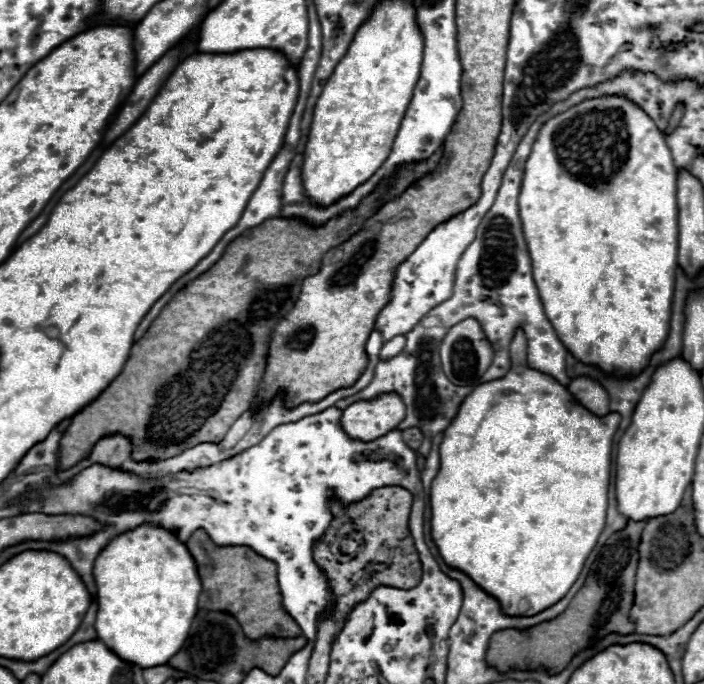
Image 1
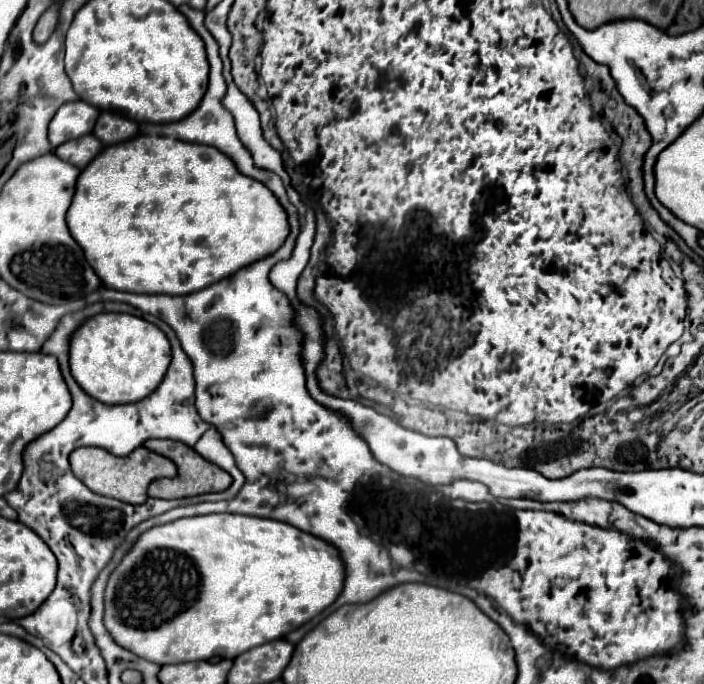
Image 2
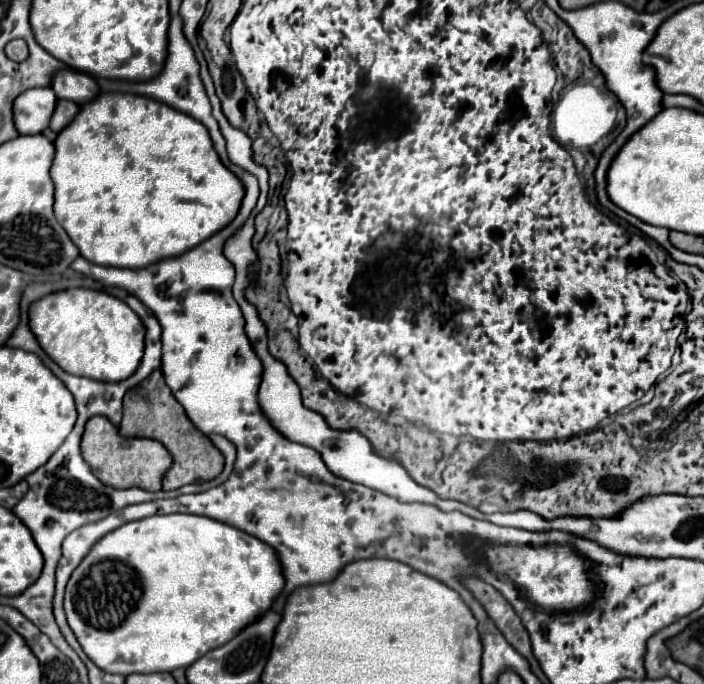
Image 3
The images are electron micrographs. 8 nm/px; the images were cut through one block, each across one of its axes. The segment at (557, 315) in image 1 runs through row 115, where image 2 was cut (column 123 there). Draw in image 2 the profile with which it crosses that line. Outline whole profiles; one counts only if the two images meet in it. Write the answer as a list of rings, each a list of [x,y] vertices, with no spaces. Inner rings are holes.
[[[206,514],[194,518],[180,518],[176,522],[150,528],[142,534],[142,538],[132,546],[132,550],[124,556],[120,566],[110,574],[106,586],[106,614],[104,624],[112,638],[126,650],[134,652],[136,656],[150,660],[154,664],[178,664],[178,662],[192,662],[192,660],[210,660],[212,656],[222,658],[236,658],[242,652],[262,646],[272,640],[284,638],[294,628],[306,624],[314,616],[318,616],[324,608],[328,608],[342,592],[344,586],[344,562],[338,554],[338,548],[318,536],[306,534],[286,522],[270,520],[270,518],[252,518],[242,514]]]

